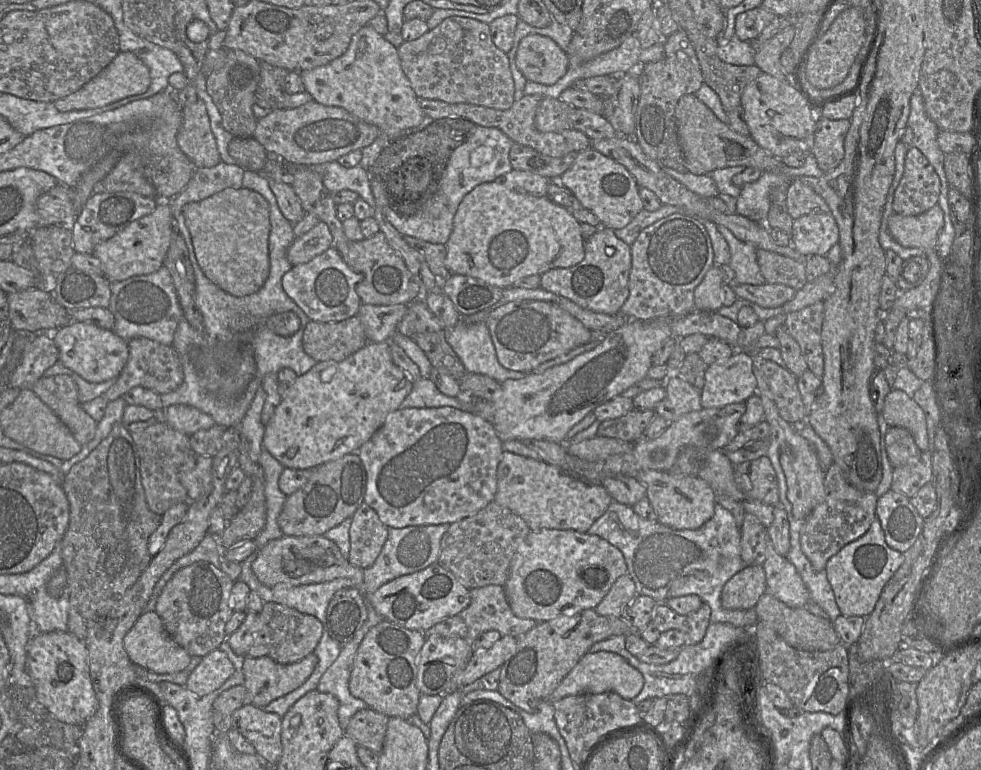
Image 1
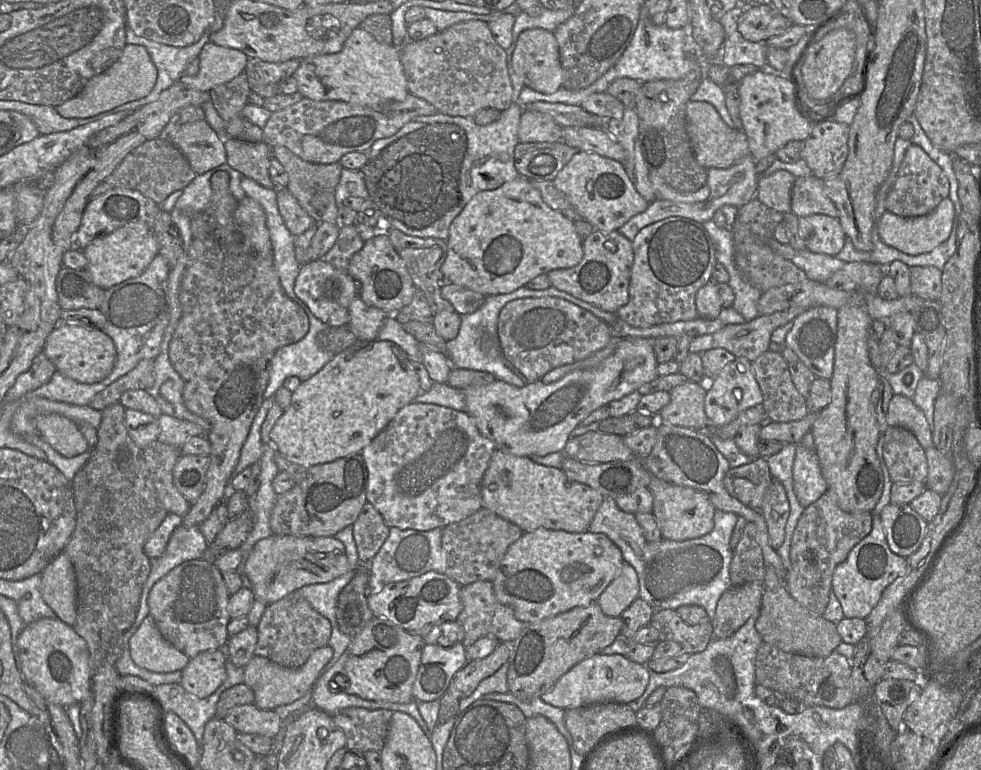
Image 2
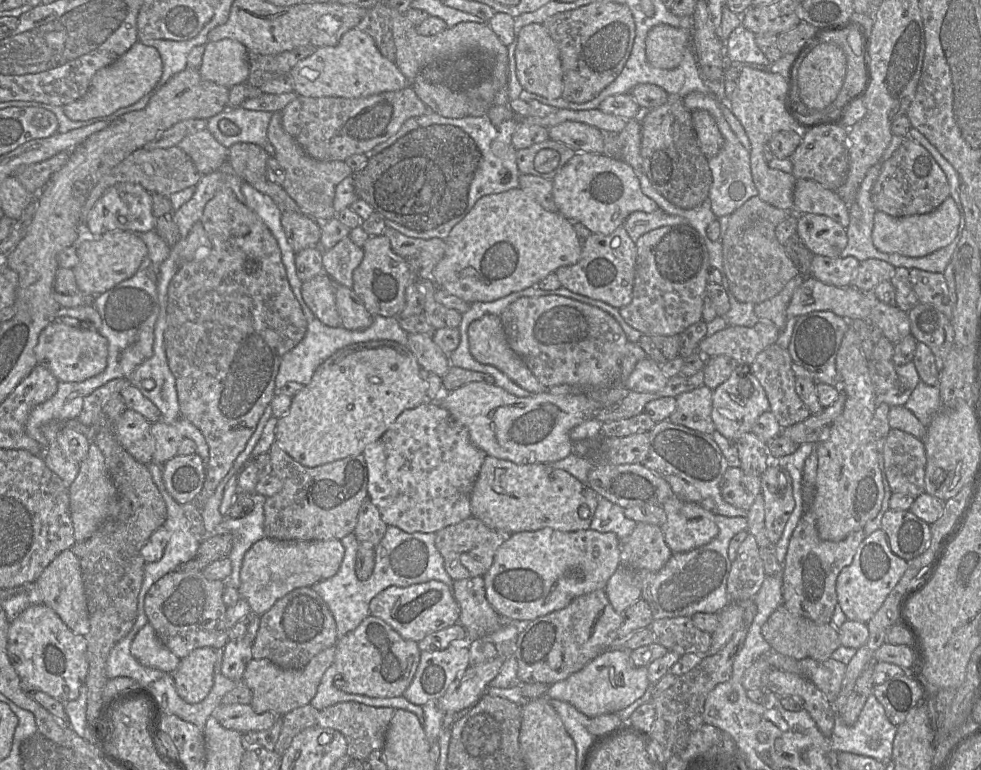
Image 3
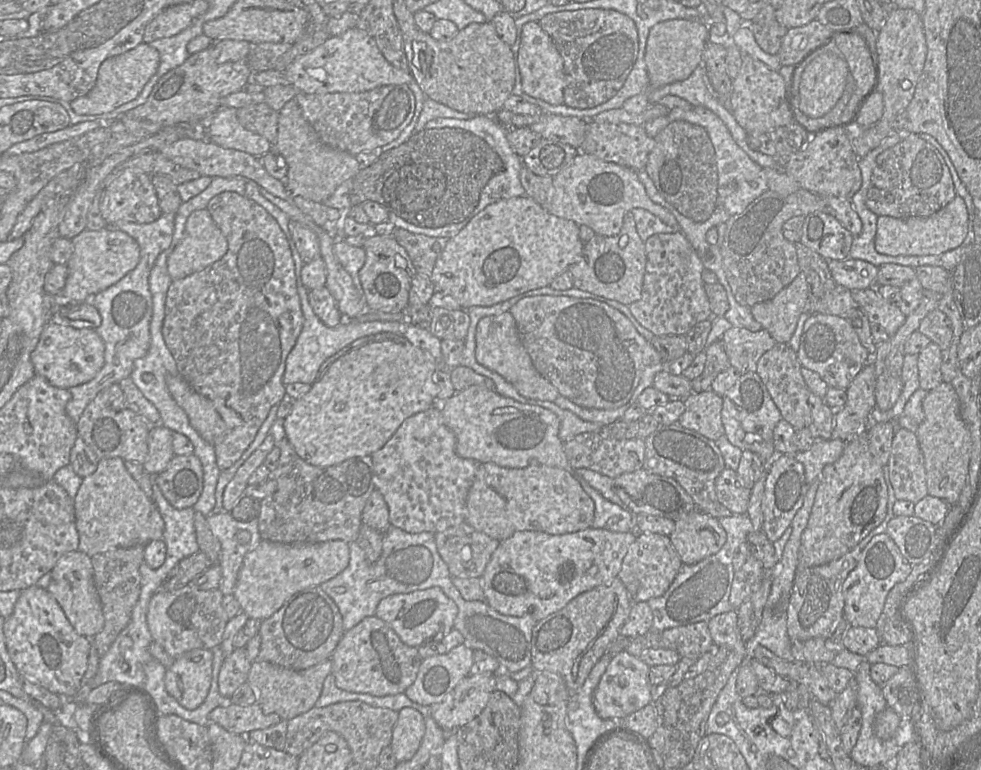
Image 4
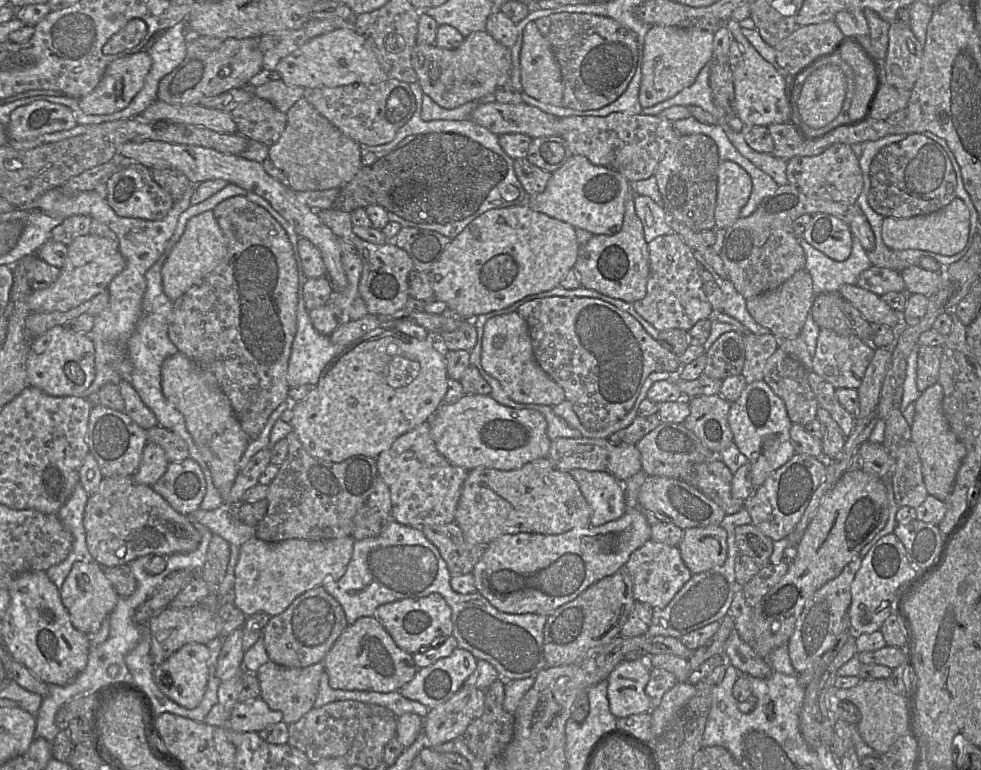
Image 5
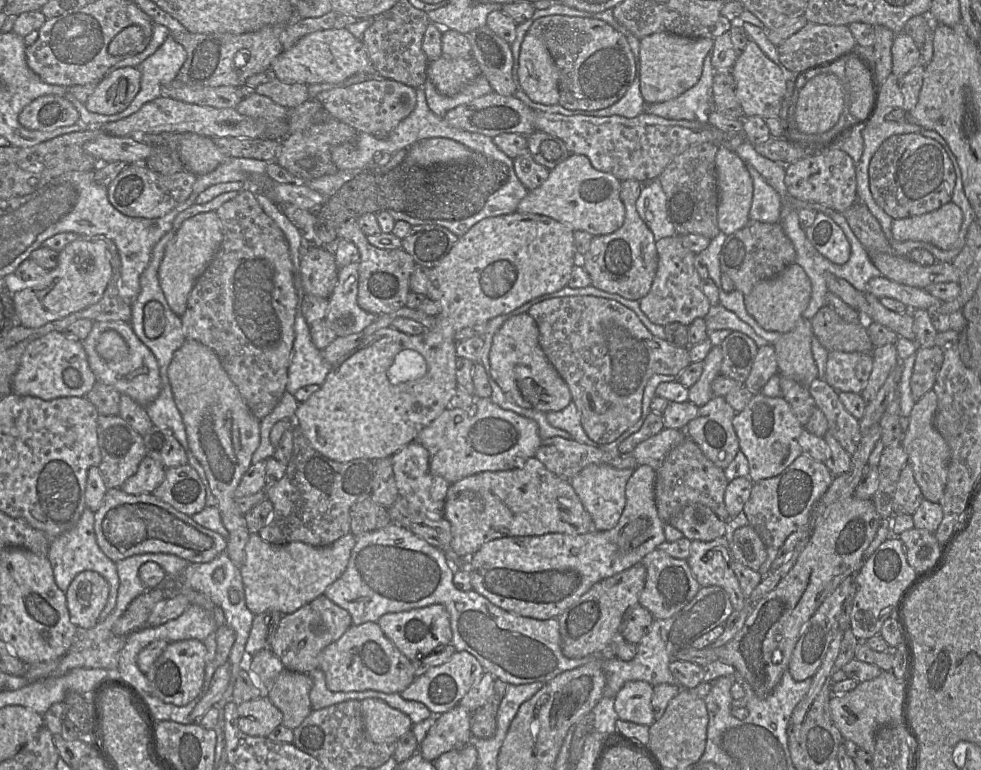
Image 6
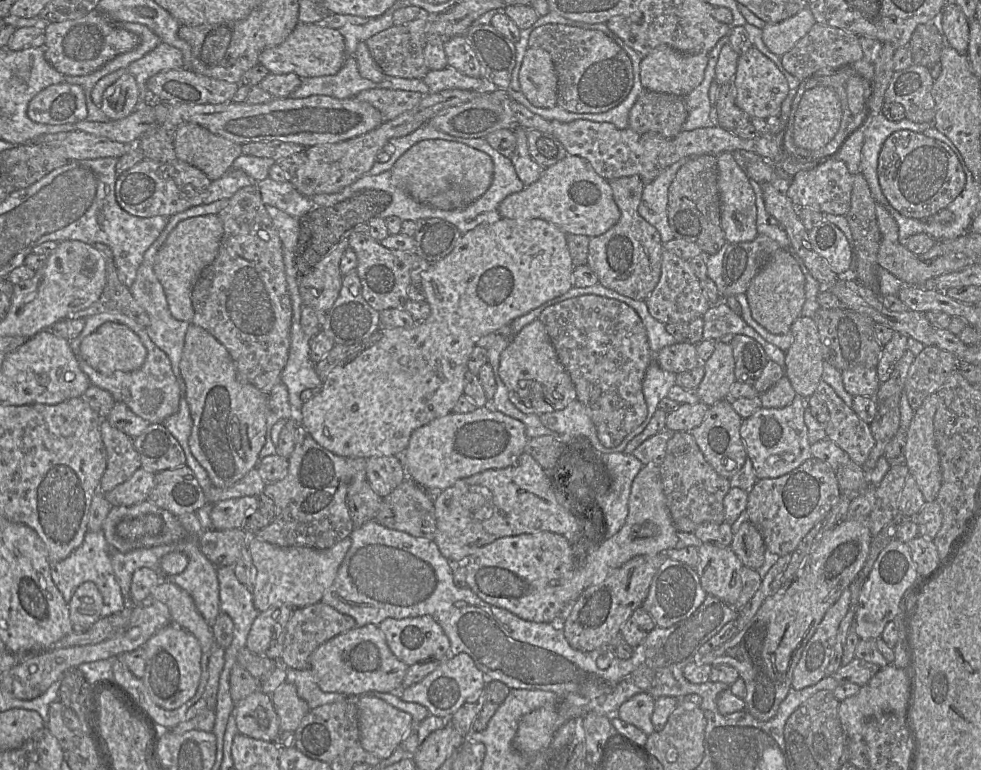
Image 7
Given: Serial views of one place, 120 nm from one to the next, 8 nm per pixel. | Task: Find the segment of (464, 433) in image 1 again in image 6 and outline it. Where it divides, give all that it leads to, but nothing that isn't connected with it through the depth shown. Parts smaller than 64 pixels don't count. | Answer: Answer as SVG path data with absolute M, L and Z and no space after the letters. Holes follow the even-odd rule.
M413 441L403 447L392 457L394 478L398 495L404 497L414 508L426 513L431 519L444 517L444 505L451 484L444 478L431 473L429 468L429 452L419 442Z

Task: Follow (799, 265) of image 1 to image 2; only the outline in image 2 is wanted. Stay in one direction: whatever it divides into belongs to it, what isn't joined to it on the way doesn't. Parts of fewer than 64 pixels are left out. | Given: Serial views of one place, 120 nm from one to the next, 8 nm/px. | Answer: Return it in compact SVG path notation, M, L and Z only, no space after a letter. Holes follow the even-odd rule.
M754 198L738 209L735 221L731 226L735 266L742 278L761 292L807 279L803 270L775 253L767 245L767 239L773 237L773 231L783 221L783 217L783 213L768 208Z

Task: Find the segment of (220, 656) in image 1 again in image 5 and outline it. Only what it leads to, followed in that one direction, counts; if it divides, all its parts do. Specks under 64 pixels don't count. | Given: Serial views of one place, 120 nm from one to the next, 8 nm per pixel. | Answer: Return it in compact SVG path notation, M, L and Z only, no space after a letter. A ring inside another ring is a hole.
M187 643L174 652L153 671L159 690L169 699L186 709L196 708L203 699L208 684L208 659L210 650L206 644Z

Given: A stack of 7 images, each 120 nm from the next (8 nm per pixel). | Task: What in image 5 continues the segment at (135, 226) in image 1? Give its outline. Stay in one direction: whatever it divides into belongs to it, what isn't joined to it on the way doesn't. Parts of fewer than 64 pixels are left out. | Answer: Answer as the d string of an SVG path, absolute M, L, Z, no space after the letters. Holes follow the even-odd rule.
M92 234L80 236L68 246L67 258L57 280L45 289L33 290L29 295L29 309L32 313L68 311L106 290L125 265L116 241Z

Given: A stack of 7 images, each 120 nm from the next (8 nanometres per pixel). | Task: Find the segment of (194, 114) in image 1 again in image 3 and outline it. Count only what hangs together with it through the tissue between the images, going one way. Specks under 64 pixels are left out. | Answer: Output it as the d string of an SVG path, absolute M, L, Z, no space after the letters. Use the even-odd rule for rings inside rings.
M207 128L186 136L177 146L191 158L202 175L219 170L228 161L228 149Z

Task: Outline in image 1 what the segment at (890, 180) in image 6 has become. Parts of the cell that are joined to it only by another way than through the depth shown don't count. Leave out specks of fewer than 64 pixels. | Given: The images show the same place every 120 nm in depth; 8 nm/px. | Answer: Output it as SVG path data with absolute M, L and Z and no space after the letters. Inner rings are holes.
M914 146L906 153L904 172L895 190L892 207L894 213L902 216L922 214L938 203L941 190L940 178L928 159Z

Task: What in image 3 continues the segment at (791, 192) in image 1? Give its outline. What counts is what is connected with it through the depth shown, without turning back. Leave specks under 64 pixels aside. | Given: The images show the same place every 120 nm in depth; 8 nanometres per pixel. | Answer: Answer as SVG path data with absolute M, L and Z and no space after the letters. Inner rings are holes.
M797 179L792 211L797 215L825 215L844 228L850 223L849 208L836 191L829 190L811 179Z

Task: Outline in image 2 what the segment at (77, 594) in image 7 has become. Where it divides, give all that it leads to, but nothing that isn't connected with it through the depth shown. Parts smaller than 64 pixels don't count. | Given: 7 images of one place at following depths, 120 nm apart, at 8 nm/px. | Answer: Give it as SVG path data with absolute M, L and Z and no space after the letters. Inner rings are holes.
M63 551L41 572L43 600L56 617L73 627L77 617L76 575L74 566Z

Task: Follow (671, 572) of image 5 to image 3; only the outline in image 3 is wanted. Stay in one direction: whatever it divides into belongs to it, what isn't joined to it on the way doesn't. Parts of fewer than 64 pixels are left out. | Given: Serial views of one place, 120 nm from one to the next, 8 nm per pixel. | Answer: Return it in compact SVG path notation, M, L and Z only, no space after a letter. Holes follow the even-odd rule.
M638 522L631 535L622 543L621 564L635 572L656 572L667 563L672 554L659 526Z

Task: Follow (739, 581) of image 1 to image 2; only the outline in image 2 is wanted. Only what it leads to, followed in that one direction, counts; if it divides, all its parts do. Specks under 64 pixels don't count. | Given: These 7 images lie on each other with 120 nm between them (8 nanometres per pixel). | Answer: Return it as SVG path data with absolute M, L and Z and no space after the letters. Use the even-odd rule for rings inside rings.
M763 582L731 585L718 600L711 620L712 639L731 637L755 612L759 612L762 596Z

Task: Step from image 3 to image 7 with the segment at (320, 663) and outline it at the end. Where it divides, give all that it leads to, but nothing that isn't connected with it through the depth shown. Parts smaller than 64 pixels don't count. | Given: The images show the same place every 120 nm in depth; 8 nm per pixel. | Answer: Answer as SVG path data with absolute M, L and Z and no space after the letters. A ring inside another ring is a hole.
M287 681L271 694L271 700L279 716L281 731L295 732L310 711L308 704L298 696L296 687Z

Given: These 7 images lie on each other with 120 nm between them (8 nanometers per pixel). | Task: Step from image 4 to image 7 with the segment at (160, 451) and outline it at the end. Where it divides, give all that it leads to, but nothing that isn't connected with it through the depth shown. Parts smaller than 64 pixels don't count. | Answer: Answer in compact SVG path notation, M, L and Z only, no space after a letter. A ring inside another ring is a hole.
M139 467L125 482L105 493L112 506L132 506L148 499L155 485L155 473Z

